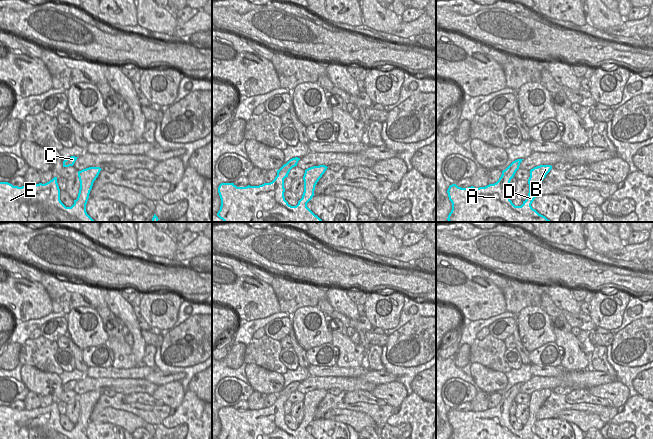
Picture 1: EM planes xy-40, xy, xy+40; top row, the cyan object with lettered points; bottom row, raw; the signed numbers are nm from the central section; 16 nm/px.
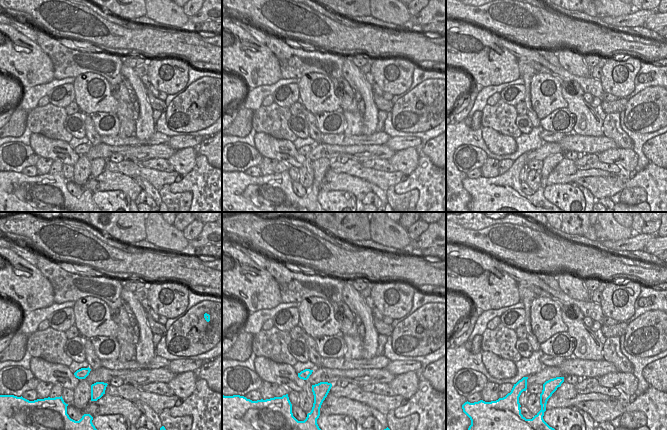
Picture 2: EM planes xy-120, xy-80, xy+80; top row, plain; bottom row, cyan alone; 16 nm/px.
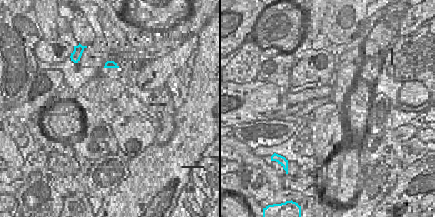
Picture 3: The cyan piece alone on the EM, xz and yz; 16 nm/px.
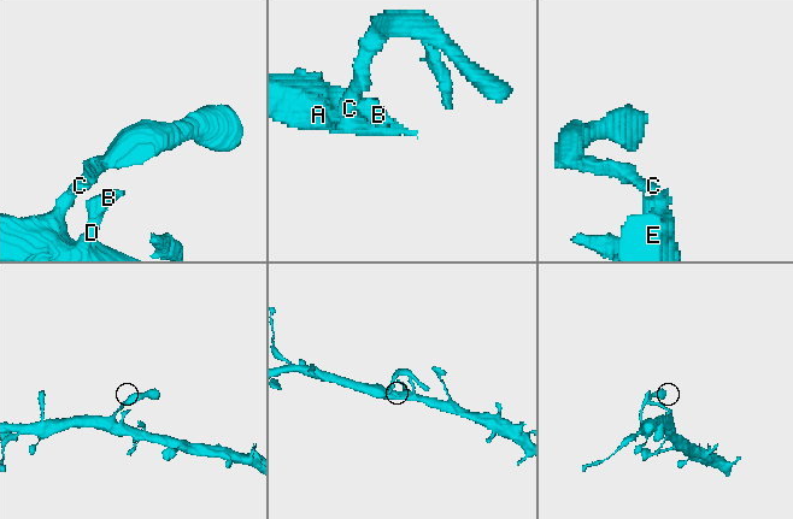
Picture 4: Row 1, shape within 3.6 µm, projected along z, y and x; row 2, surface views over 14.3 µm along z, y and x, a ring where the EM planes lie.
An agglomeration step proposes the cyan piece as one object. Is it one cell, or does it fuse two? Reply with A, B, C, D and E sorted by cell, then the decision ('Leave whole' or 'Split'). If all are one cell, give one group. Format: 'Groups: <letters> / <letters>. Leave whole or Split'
Groups: A B C D E. Leave whole

